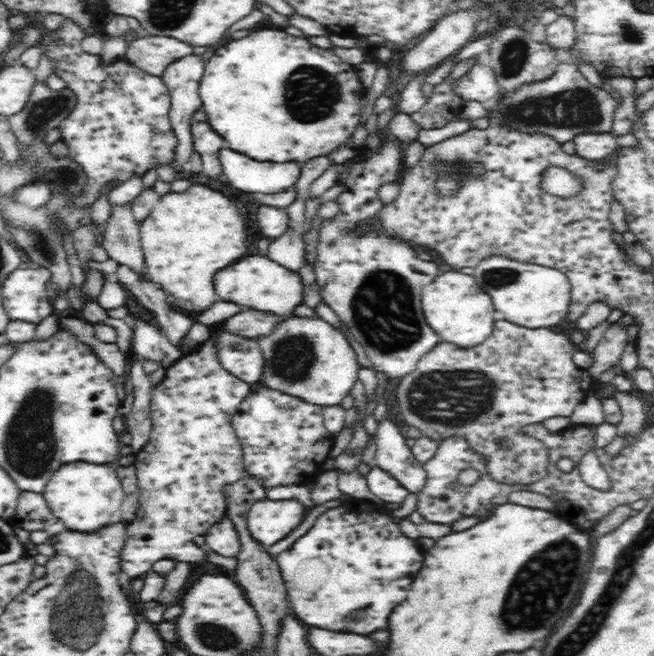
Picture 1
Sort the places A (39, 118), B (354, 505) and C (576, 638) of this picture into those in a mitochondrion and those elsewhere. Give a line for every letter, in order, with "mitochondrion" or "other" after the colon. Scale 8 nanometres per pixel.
A: mitochondrion
B: other
C: mitochondrion

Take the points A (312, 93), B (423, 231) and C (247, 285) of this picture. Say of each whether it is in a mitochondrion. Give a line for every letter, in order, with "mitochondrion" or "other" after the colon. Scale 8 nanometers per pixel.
A: mitochondrion
B: other
C: other

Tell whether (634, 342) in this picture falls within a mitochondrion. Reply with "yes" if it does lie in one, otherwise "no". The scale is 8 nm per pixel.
no

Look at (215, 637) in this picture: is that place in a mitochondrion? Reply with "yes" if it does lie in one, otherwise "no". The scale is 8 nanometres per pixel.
yes

